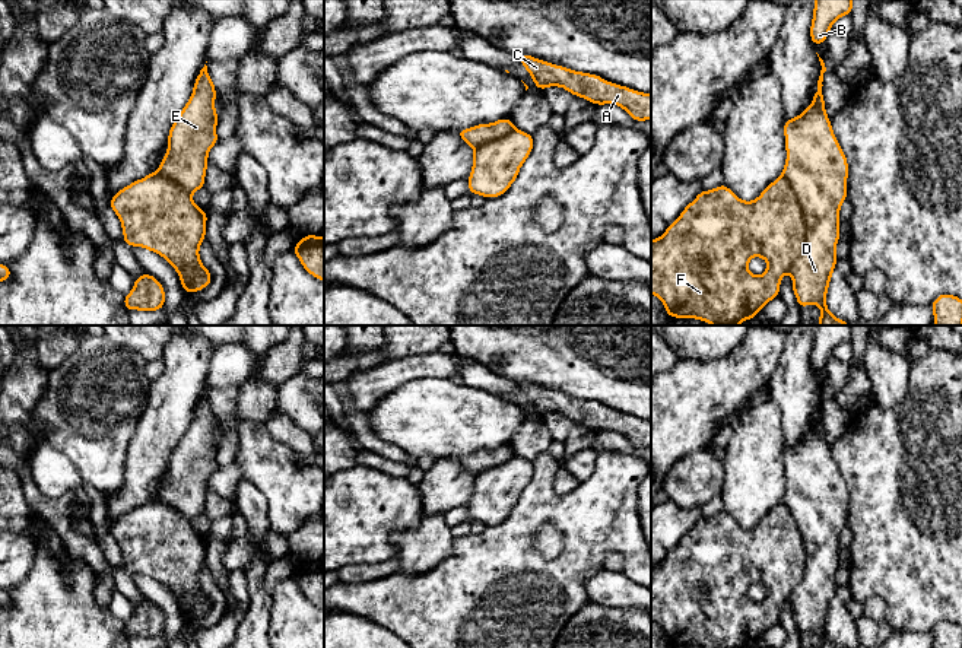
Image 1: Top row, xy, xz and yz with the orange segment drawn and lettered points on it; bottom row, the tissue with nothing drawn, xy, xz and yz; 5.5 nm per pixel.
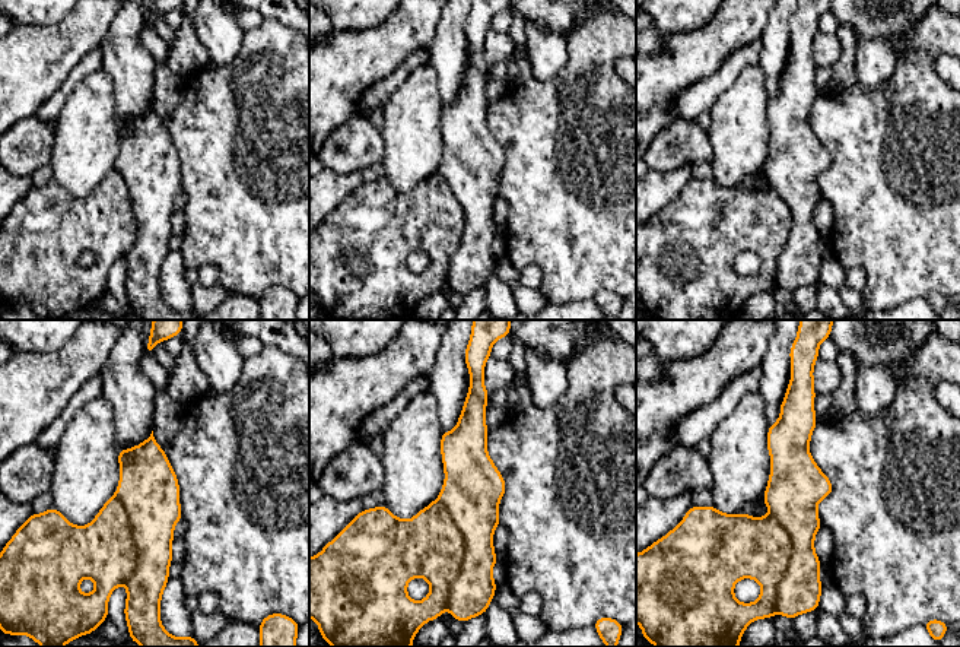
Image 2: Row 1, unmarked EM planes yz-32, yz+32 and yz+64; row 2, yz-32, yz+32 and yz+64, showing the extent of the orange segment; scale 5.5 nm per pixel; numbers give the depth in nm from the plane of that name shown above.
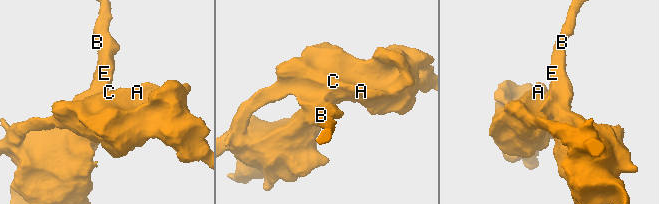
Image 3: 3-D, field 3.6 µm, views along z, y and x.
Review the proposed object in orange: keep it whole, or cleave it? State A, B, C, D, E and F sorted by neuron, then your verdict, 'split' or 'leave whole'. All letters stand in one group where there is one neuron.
groups A C F / B D E; split

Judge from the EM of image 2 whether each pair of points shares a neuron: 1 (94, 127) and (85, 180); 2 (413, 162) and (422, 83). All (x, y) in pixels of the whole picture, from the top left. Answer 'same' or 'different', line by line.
1: same
2: same

